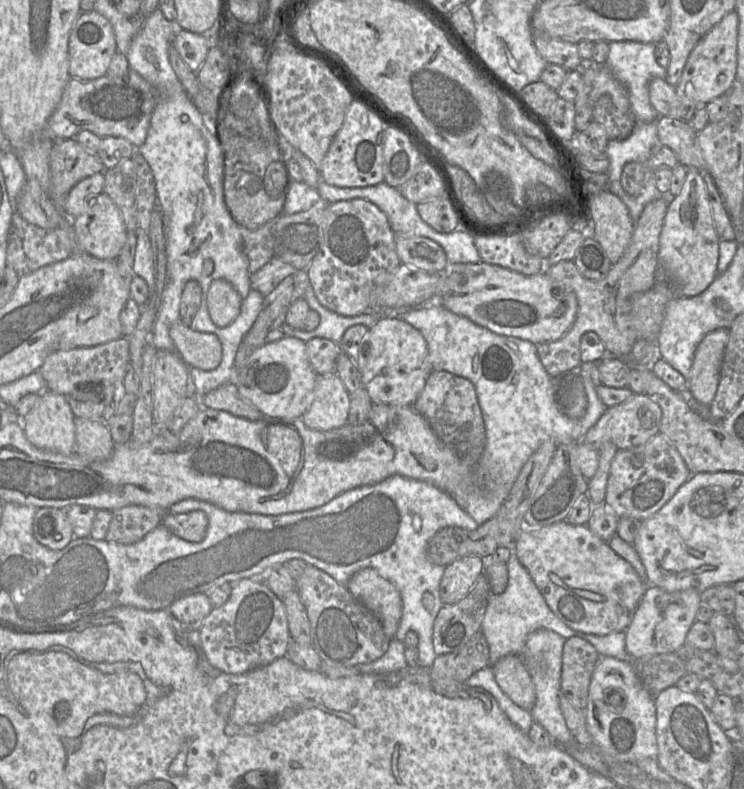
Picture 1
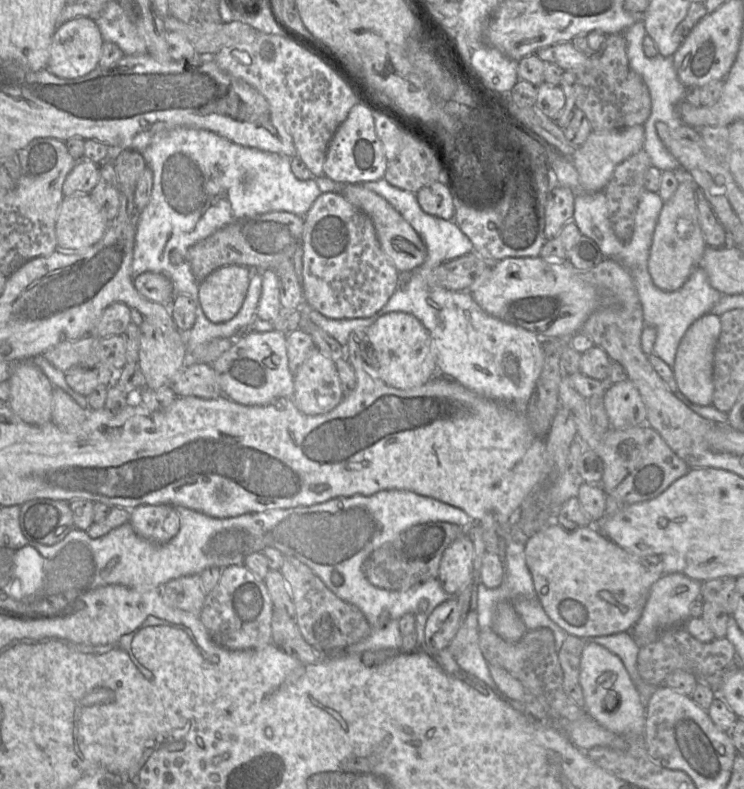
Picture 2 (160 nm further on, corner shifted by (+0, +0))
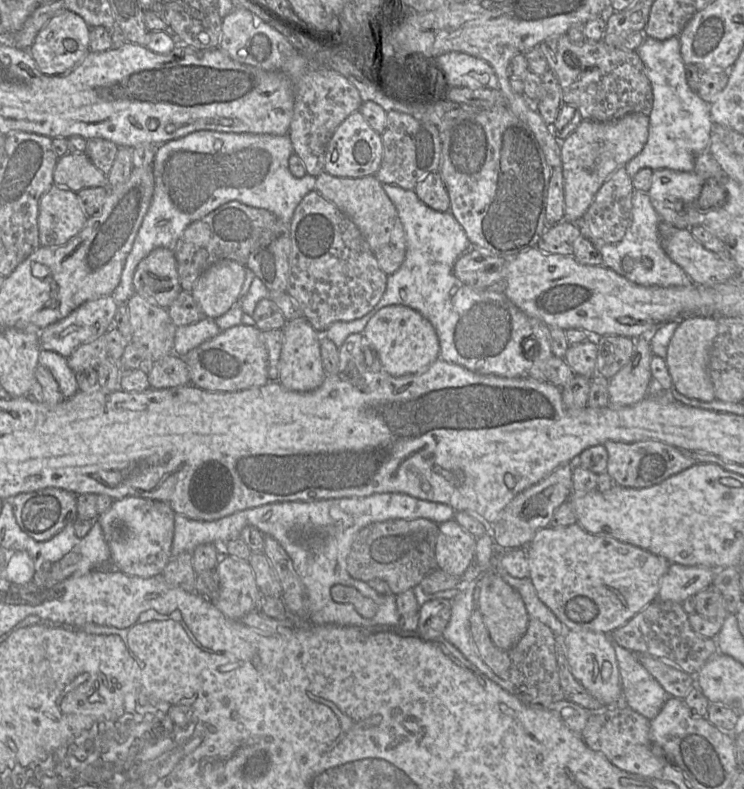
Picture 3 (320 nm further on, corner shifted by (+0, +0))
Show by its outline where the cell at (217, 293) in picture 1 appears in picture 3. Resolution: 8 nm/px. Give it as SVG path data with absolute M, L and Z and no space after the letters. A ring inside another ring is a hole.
M220 260L202 273L191 294L206 317L216 319L237 302L246 269L234 260Z

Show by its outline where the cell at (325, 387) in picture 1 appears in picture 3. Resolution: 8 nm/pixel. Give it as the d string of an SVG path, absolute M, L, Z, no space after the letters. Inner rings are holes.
M306 318L287 321L281 329L282 349L278 362L278 382L286 389L296 392L310 392L322 385L326 373L320 352L320 333Z

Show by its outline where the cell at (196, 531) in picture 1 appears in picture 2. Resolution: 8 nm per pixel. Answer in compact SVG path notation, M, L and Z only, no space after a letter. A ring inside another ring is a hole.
M139 505L130 510L129 523L147 540L166 543L180 530L180 518L172 505Z

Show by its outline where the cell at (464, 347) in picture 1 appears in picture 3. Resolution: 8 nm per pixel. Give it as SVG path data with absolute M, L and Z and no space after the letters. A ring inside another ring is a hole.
M382 183L382 188L386 195L389 197L395 208L397 209L398 215L400 217L400 220L402 222L404 232L405 232L405 239L406 239L406 255L405 259L400 266L400 268L394 272L391 275L388 275L387 278L387 285L386 290L381 297L380 301L375 305L375 307L368 312L365 316L362 318L352 320L352 321L338 321L332 323L325 331L326 336L334 343L334 345L337 348L340 348L343 343L345 342L346 338L350 334L354 333L362 333L364 328L366 327L368 321L372 318L372 316L381 308L389 306L389 305L403 305L410 307L414 309L415 311L419 312L423 317L425 317L434 327L438 339L439 339L439 346L440 346L440 352L439 352L439 358L443 359L444 361L448 363L458 364L460 366L465 367L466 369L480 374L480 375L496 375L500 377L505 378L515 378L515 377L521 377L528 373L528 371L531 369L532 362L528 361L527 356L533 357L534 352L531 352L531 355L529 353L530 349L530 343L528 342L528 338L532 336L532 327L529 322L529 318L527 315L521 311L516 305L514 305L504 294L504 292L498 292L494 290L478 290L474 289L468 285L463 284L453 273L453 266L456 262L456 260L465 253L465 251L470 248L473 245L470 240L468 239L465 231L461 227L461 225L458 223L458 221L454 218L452 213L450 211L448 212L438 212L431 208L429 208L427 205L425 205L416 195L414 190L405 190L397 185L391 185Z

